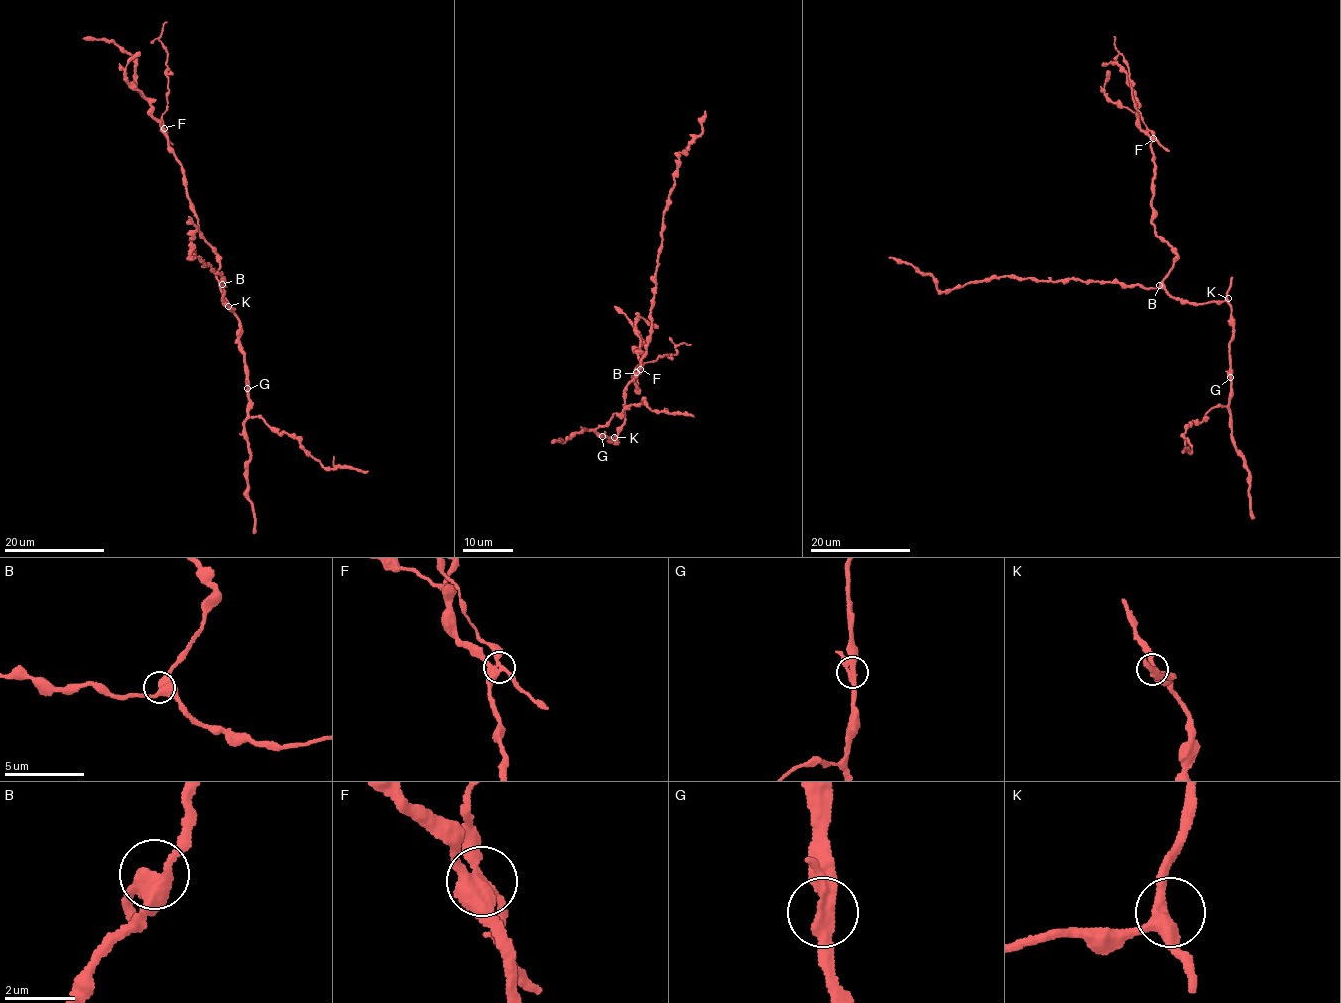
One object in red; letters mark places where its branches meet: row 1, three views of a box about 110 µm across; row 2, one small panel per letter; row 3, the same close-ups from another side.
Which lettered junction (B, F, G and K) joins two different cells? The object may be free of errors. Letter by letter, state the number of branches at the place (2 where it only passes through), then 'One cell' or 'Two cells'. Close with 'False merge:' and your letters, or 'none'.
B: Branches: 3. One cell
F: Branches: 4. Two cells
G: Branches: 3. One cell
K: Branches: 3. One cell
False merge: F

